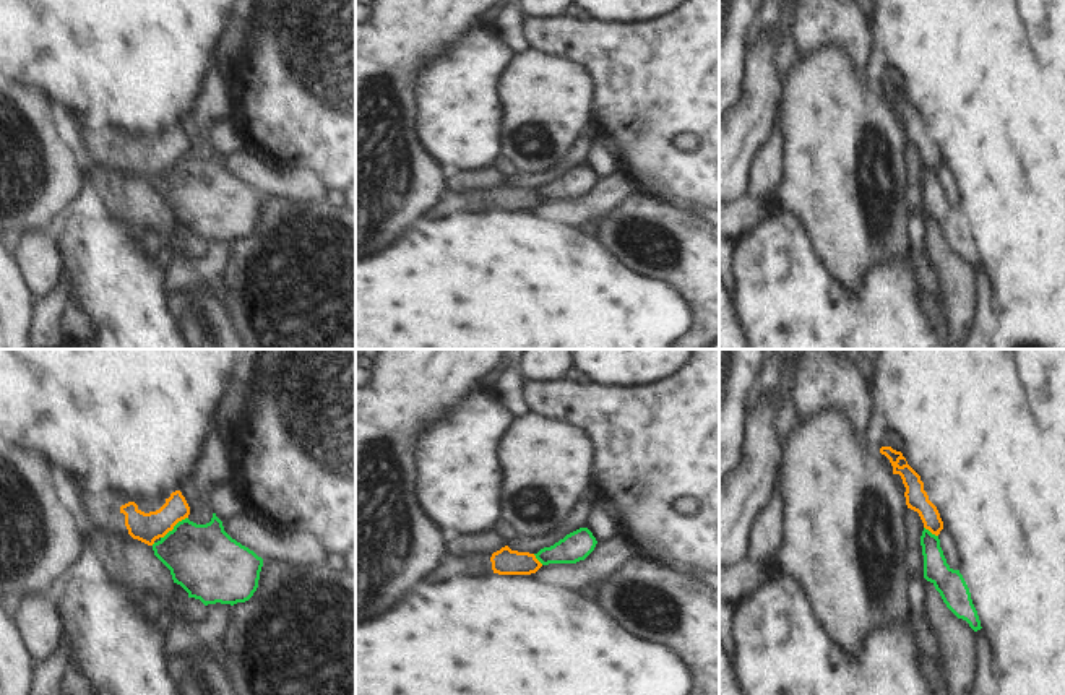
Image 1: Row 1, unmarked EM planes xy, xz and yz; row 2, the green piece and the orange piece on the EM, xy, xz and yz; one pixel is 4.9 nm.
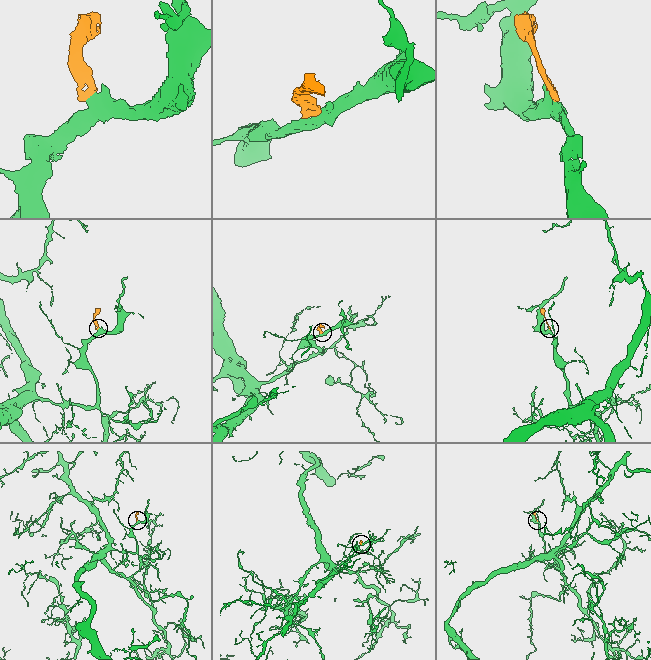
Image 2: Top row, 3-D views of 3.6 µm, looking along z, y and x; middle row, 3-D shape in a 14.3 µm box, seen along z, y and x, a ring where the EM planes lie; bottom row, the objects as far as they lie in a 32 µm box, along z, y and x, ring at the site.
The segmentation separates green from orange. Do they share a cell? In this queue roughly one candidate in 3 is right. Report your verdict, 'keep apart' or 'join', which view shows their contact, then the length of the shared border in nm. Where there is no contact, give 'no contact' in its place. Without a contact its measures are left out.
keep apart | xy | 170 nm

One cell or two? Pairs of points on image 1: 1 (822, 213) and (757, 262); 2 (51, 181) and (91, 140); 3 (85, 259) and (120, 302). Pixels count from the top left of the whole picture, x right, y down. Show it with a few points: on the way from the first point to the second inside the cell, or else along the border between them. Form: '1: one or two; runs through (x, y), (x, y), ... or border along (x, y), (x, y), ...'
1: two; border along (793, 213), (810, 239)
2: two; border along (73, 158), (83, 181)
3: one; runs through (96, 270), (117, 291)

